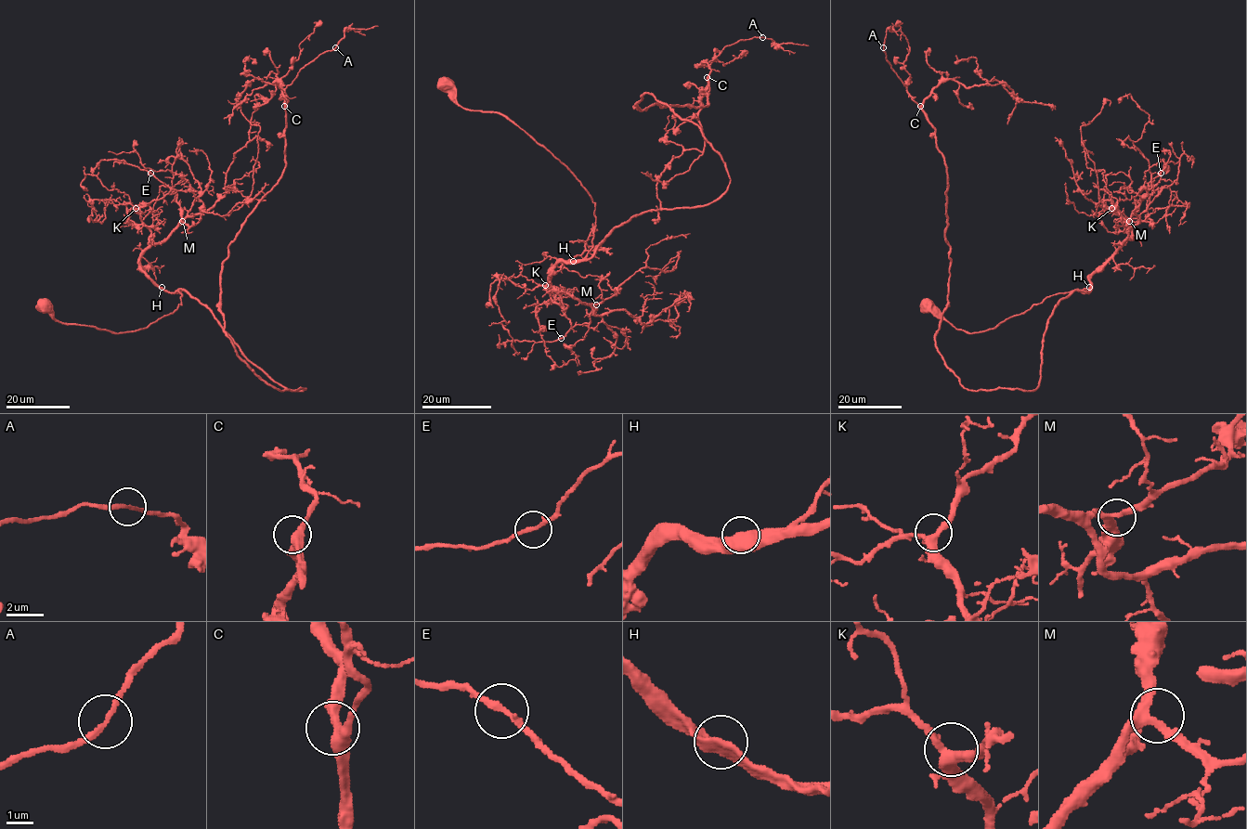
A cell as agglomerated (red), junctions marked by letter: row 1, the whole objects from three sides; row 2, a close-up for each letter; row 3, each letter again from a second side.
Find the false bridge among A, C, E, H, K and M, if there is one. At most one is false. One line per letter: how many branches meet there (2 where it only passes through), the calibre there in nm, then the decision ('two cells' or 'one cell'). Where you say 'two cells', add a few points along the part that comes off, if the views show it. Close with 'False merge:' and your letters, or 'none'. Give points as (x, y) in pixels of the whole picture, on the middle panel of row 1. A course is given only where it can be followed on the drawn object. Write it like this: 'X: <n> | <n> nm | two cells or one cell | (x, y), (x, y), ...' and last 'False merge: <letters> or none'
A: 2 | 190 nm | one cell
C: 3 | 400 nm | one cell
E: 2 | 220 nm | one cell
H: 2 | 440 nm | one cell
K: 3 | 360 nm | one cell
M: 3 | 280 nm | one cell
False merge: none

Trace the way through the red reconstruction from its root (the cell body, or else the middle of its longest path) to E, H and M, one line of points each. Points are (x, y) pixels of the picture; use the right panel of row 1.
E: (928, 304), (955, 329), (977, 332), (1046, 297), (1086, 293), (1090, 278), (1127, 237), (1135, 206), (1161, 173)
H: (928, 304), (955, 329), (977, 332), (1023, 314), (1046, 297), (1074, 290), (1086, 293), (1089, 288)
M: (928, 304), (955, 329), (977, 332), (1046, 297), (1086, 293), (1091, 276), (1127, 237), (1129, 221)

